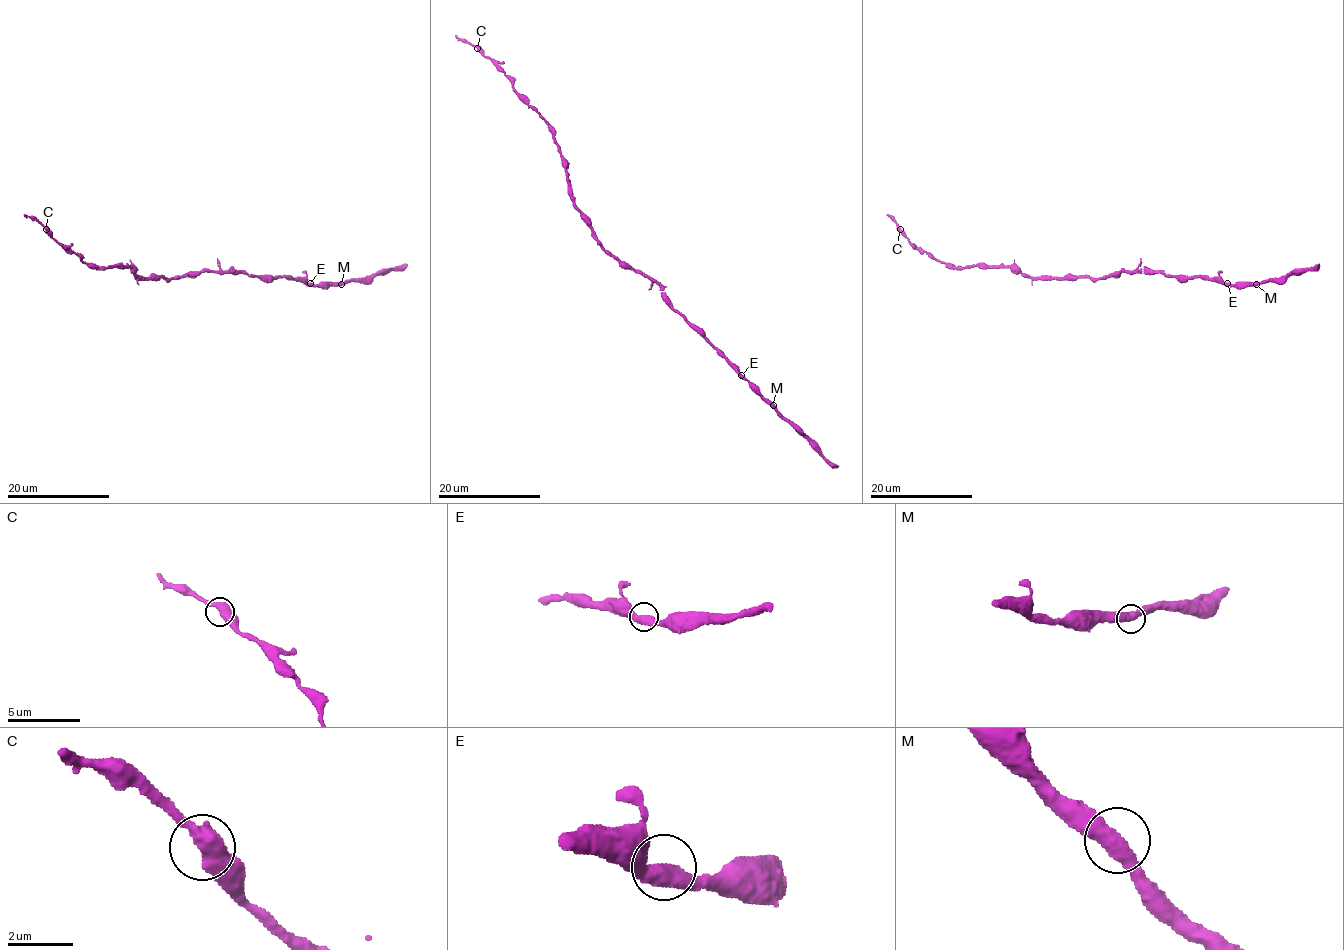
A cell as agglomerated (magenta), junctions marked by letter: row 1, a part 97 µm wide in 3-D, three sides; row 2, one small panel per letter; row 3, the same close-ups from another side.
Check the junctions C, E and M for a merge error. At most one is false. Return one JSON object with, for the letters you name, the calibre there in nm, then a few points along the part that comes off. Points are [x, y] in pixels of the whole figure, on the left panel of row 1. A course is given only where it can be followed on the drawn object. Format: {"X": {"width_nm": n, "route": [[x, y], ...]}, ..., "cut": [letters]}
{"cut": []}

